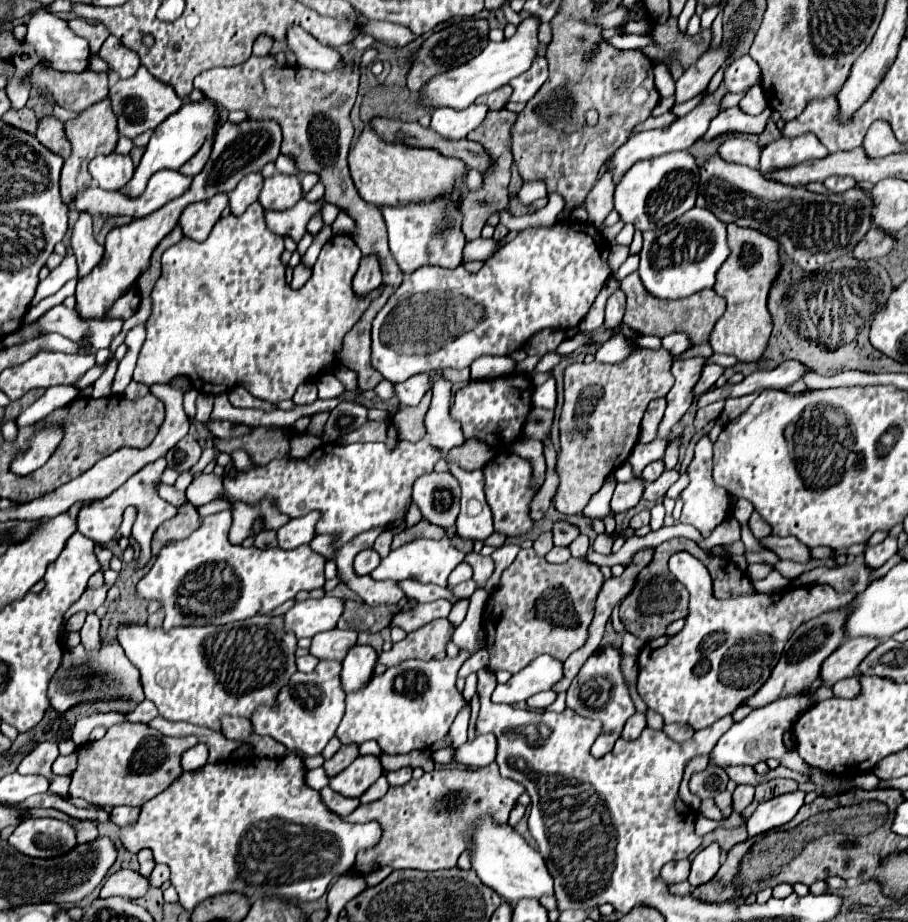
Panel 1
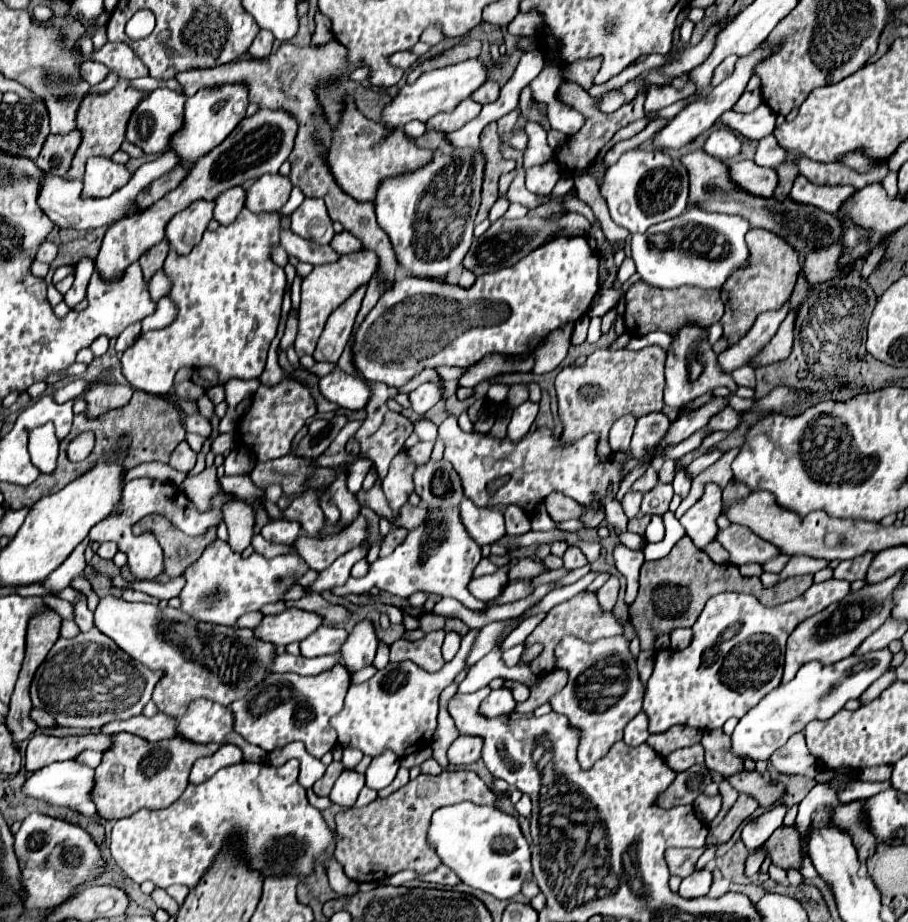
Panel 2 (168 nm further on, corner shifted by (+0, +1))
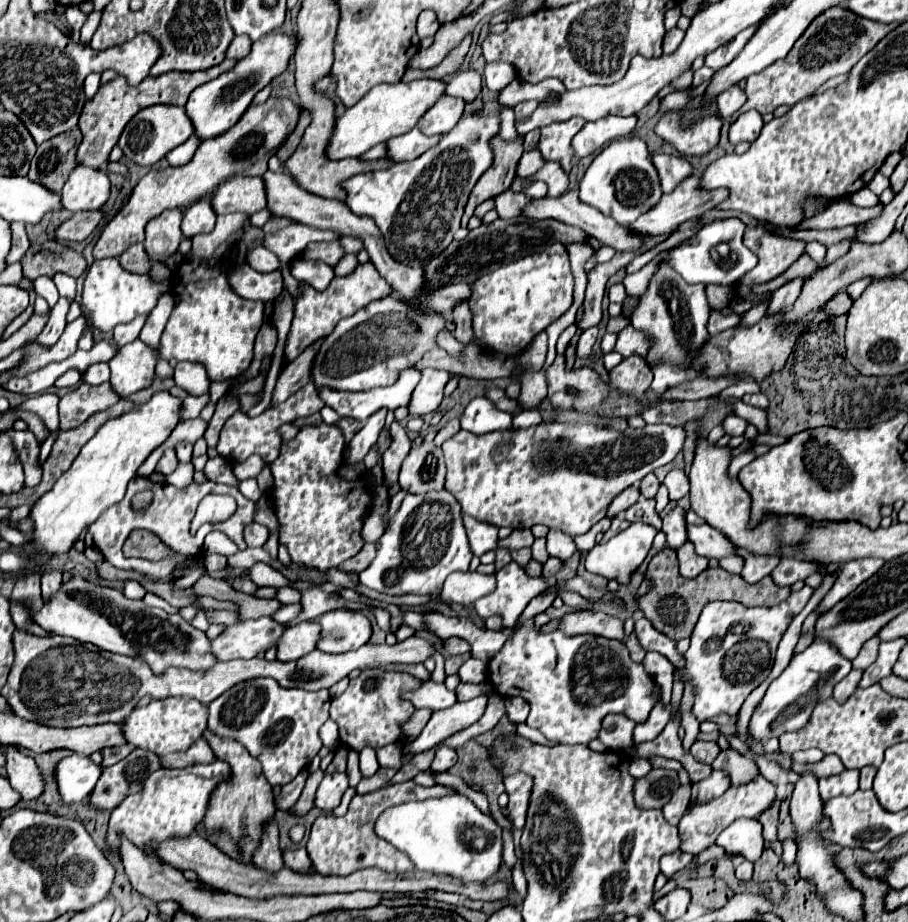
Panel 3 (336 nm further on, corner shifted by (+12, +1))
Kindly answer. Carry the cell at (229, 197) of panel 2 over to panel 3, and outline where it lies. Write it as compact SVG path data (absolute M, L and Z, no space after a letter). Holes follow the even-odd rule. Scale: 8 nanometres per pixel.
M202 199L184 213L180 229L184 237L192 239L198 233L210 233L214 229L214 223L216 223L216 213L212 211L212 205L208 203L208 199Z

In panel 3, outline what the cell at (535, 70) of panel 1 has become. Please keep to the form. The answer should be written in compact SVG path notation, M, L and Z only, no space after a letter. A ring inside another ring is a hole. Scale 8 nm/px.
M414 127L412 131L386 141L386 157L392 159L394 163L416 159L418 155L428 151L432 145L436 145L438 139L440 137L426 137L418 127Z

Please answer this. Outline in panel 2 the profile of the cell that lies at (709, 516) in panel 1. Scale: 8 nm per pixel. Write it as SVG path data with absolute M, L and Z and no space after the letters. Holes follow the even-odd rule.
M706 483L702 497L680 517L682 527L688 537L692 537L698 549L704 549L710 541L714 541L718 525L716 519L722 507L722 489L716 483Z

